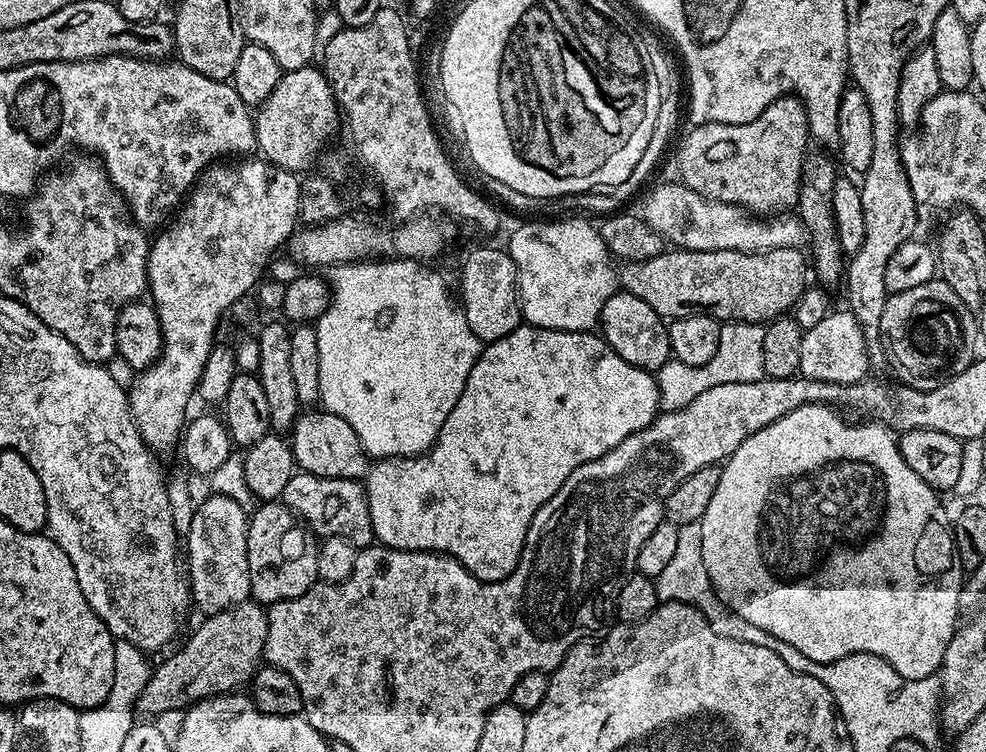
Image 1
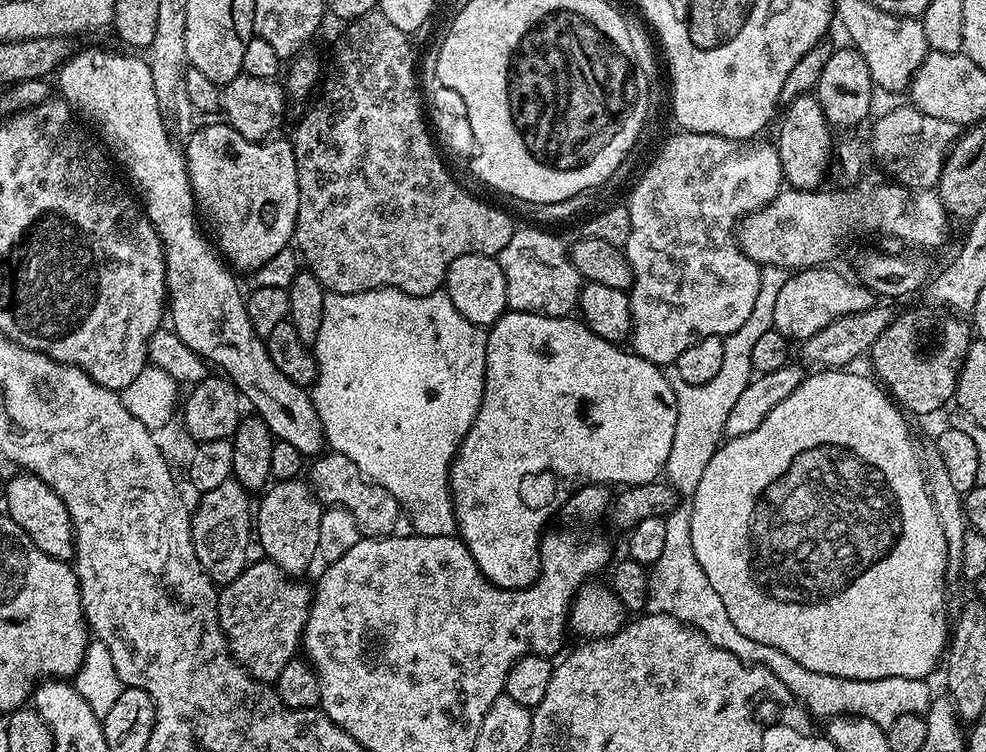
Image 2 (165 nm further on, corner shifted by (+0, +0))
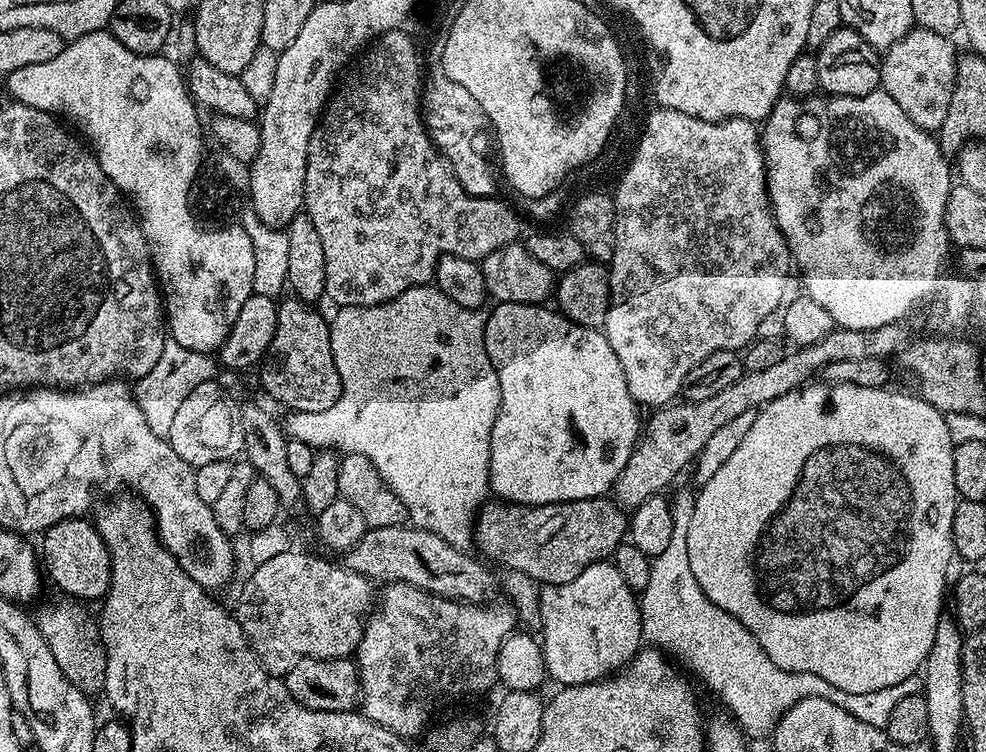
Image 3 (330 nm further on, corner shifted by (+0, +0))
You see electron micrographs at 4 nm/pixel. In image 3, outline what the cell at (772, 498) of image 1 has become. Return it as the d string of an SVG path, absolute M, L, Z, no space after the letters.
M809 382L803 388L795 388L793 392L782 394L782 398L774 398L774 402L764 405L756 412L754 426L750 426L746 438L738 442L738 450L730 454L730 459L710 478L710 482L699 485L695 493L696 505L694 514L690 518L690 530L686 530L686 550L690 554L690 570L694 570L694 578L698 578L698 586L714 602L714 606L722 606L726 614L738 618L754 638L758 638L758 646L770 654L770 662L774 666L782 666L782 670L801 672L802 674L818 674L830 682L830 686L838 686L838 690L846 690L850 694L874 694L878 690L886 690L886 686L898 686L898 682L906 682L912 676L917 675L924 667L924 660L930 654L930 646L934 646L934 630L938 626L942 609L946 604L946 584L944 579L948 576L948 567L954 561L954 549L952 546L952 523L954 522L954 510L956 509L957 494L954 486L954 439L948 429L945 413L940 412L930 402L921 400L919 395L907 396L904 392L888 392L887 387L867 388L866 386L854 386L853 384L829 384L827 382Z

